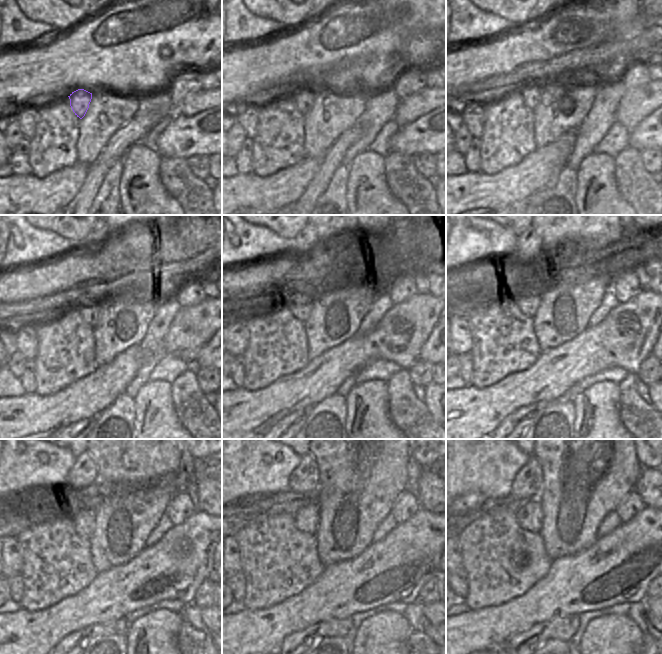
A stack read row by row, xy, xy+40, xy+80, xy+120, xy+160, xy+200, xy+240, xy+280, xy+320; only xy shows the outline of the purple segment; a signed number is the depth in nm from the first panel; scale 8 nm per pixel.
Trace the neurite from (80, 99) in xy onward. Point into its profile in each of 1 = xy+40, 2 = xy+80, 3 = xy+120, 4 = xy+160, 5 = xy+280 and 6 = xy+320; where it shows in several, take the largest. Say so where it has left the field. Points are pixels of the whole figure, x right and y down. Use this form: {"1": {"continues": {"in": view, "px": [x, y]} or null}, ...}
{"1": {"continues": {"in": "xy+40", "px": [305, 96]}}, "2": {"continues": {"in": "xy+80", "px": [533, 90]}}, "3": {"continues": {"in": "xy+120", "px": [81, 308]}}, "4": {"continues": {"in": "xy+160", "px": [302, 304]}}, "5": {"continues": {"in": "xy+280", "px": [306, 518]}}, "6": {"continues": {"in": "xy+320", "px": [529, 515]}}}

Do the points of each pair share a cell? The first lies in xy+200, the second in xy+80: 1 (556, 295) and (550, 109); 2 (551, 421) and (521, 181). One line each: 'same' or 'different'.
1: same
2: different

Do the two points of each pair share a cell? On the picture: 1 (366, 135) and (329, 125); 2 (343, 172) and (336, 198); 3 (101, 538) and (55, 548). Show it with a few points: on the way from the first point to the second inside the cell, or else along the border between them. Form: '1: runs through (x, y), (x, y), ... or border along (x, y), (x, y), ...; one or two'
1: border along (366, 102), (365, 109), (356, 124); two
2: runs through (339, 178), (336, 192); one
3: border along (88, 539), (91, 561), (94, 564); two

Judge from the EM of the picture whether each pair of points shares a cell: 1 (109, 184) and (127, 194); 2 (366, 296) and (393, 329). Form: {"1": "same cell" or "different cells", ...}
{"1": "different cells", "2": "different cells"}

